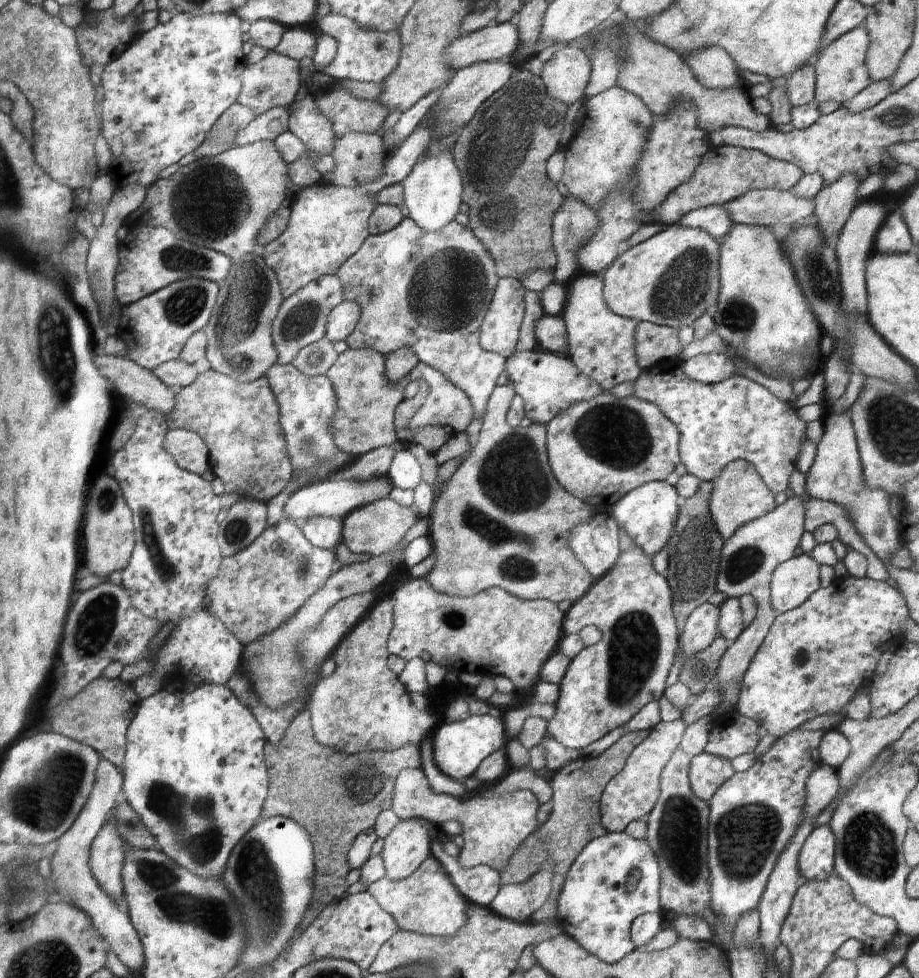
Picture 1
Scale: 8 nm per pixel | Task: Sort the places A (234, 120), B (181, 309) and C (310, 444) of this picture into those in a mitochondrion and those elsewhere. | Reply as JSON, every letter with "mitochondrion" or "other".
{"A":"mitochondrion","B":"mitochondrion","C":"mitochondrion"}

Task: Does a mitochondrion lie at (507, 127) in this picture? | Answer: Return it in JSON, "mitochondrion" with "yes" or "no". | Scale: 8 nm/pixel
{"mitochondrion":"yes"}

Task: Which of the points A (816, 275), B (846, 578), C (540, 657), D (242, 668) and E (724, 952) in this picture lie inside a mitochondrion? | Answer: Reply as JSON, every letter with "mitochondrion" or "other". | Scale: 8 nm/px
{"A":"mitochondrion","B":"other","C":"other","D":"other","E":"other"}

